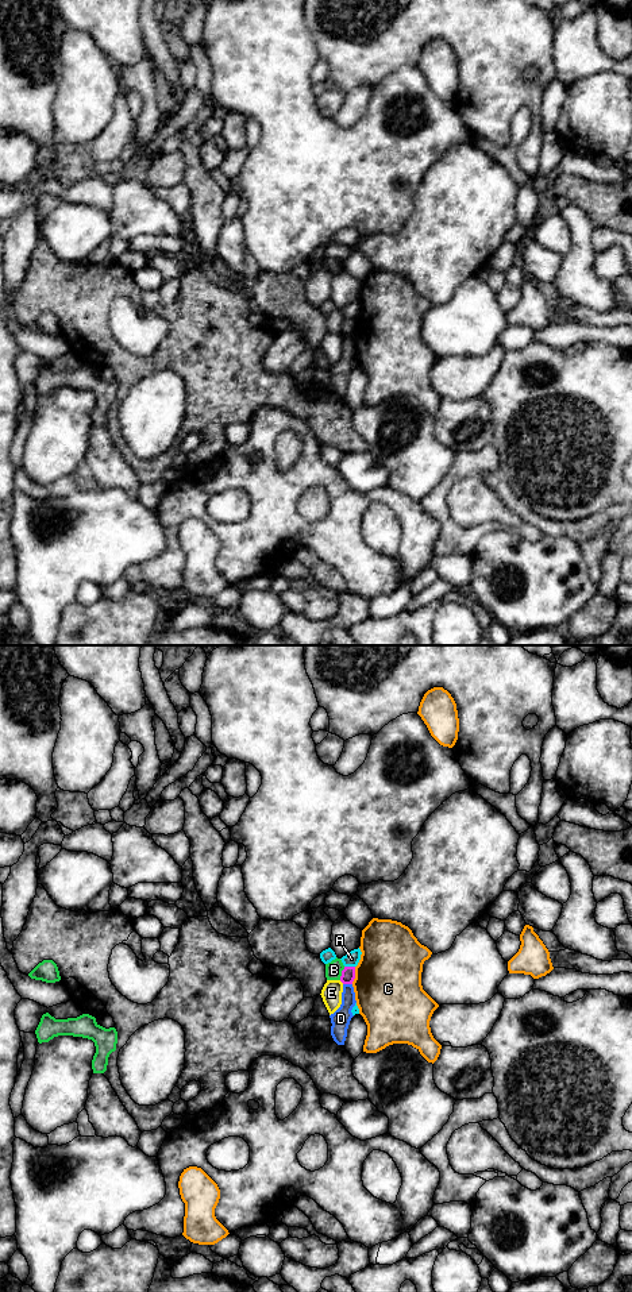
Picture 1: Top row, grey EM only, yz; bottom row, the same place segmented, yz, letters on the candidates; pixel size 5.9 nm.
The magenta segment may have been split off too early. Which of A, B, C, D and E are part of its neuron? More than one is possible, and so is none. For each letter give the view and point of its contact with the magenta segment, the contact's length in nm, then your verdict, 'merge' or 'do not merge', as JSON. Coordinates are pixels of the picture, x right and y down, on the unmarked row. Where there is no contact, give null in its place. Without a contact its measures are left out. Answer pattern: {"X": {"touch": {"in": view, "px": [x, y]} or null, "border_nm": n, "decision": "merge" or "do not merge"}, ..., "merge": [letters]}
{"A": {"touch": {"in": "yz", "px": [350, 319]}, "border_nm": 60, "decision": "do not merge"}, "B": {"touch": {"in": "yz", "px": [342, 326]}, "border_nm": 90, "decision": "do not merge"}, "C": {"touch": {"in": "yz", "px": [354, 327]}, "border_nm": 110, "decision": "do not merge"}, "D": {"touch": {"in": "yz", "px": [347, 335]}, "border_nm": 60, "decision": "do not merge"}, "E": {"touch": {"in": "yz", "px": [342, 334]}, "border_nm": 40, "decision": "do not merge"}, "merge": []}

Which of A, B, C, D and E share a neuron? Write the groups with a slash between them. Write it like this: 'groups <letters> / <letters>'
groups A / B / C / D / E

